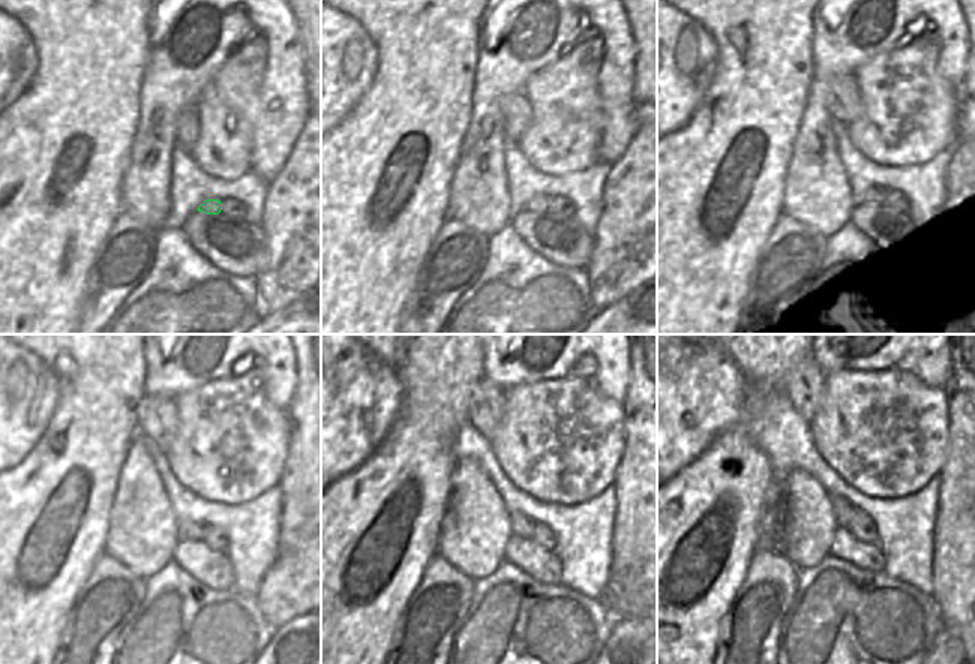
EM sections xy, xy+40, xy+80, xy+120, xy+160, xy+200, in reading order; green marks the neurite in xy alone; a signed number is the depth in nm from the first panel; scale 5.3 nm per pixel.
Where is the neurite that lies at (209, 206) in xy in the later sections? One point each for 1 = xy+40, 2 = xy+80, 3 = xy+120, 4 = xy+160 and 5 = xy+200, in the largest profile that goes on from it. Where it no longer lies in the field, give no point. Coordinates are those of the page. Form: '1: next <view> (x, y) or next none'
1: next xy+40 (540, 204)
2: next xy+80 (875, 195)
3: next xy+120 (186, 531)
4: next xy+160 (524, 528)
5: next xy+200 (842, 508)

